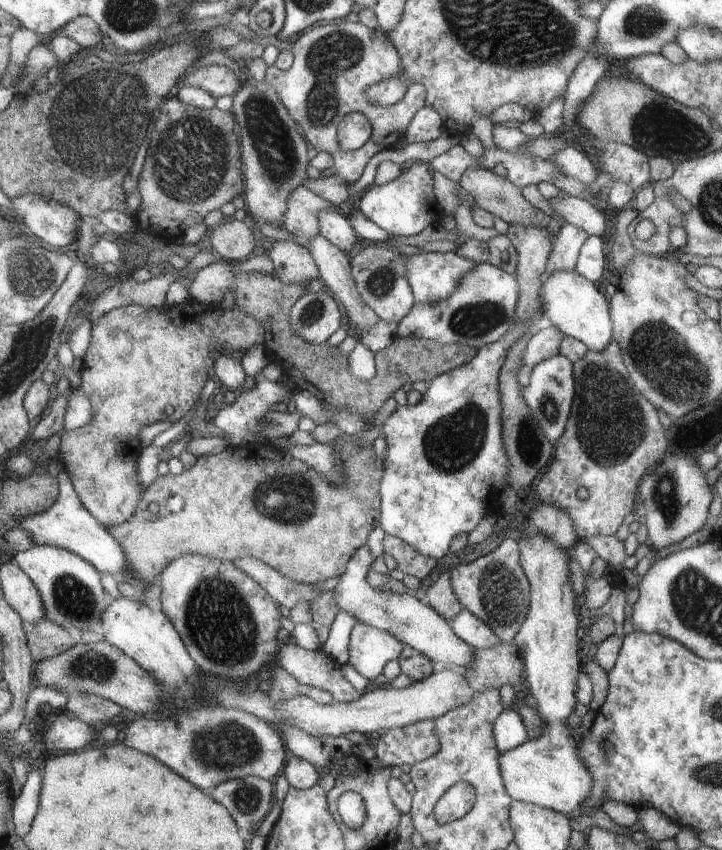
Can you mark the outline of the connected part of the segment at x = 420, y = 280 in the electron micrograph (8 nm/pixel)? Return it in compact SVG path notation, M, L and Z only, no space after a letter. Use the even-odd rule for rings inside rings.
M424 251L405 260L405 275L416 302L435 303L450 296L474 265L455 251Z

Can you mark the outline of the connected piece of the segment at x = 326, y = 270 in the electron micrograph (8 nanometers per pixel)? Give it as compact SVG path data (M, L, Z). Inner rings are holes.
M321 234L310 239L310 248L314 262L319 268L319 276L324 281L324 286L330 288L330 292L342 303L348 314L348 322L352 326L352 332L363 332L374 328L378 324L379 316L364 302L362 295L357 289L357 282L352 274L351 258L337 246L328 242Z

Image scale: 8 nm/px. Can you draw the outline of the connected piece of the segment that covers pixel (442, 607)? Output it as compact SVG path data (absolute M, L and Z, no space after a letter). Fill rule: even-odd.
M449 572L442 573L438 580L429 587L429 590L426 590L425 602L448 622L456 619L463 609L454 592Z

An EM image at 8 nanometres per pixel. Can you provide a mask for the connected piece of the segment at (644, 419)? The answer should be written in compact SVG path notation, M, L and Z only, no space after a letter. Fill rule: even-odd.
M610 341L610 344L601 351L589 350L584 355L584 358L573 363L573 373L574 380L576 381L575 395L565 426L565 434L555 442L557 450L554 451L554 458L550 463L548 470L542 474L542 477L538 480L538 484L536 484L535 498L552 503L557 507L567 510L571 514L580 540L586 540L587 538L598 535L612 536L615 535L618 528L620 528L622 520L632 512L634 504L638 502L640 483L643 481L644 474L646 474L654 464L660 464L665 459L666 450L668 450L670 442L668 442L668 438L666 438L666 430L664 430L664 426L662 426L662 424L660 424L660 420L658 420L658 410L656 410L648 400L644 400L644 398L640 396L640 392L632 386L632 382L630 382L629 369L626 368L625 361L623 360L621 345L618 344L617 341ZM578 488L586 488L588 491L588 498L580 500L580 498L578 498Z

